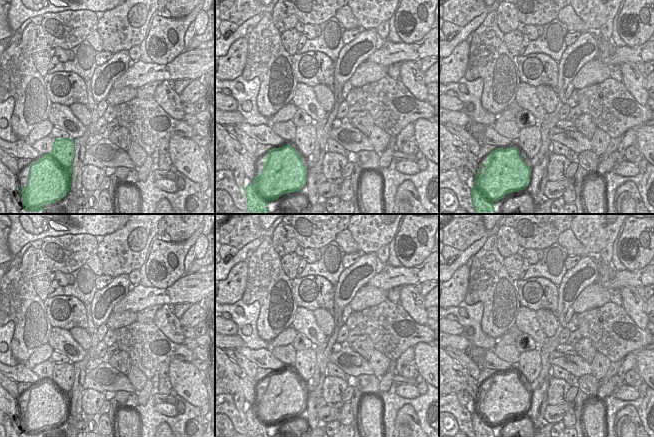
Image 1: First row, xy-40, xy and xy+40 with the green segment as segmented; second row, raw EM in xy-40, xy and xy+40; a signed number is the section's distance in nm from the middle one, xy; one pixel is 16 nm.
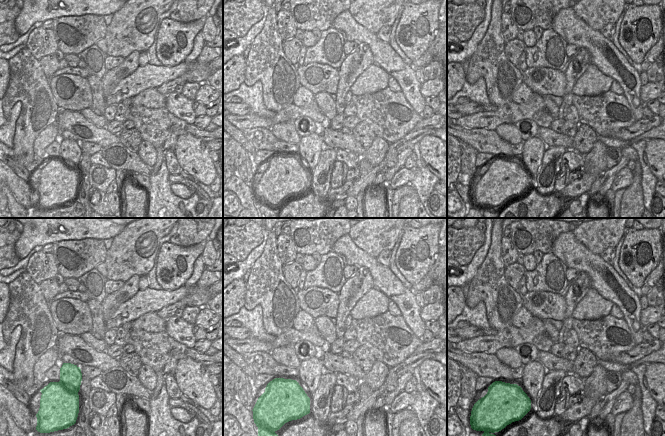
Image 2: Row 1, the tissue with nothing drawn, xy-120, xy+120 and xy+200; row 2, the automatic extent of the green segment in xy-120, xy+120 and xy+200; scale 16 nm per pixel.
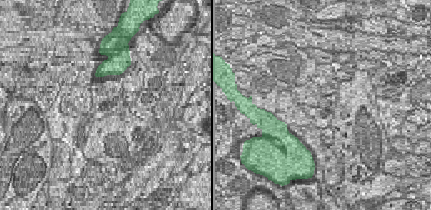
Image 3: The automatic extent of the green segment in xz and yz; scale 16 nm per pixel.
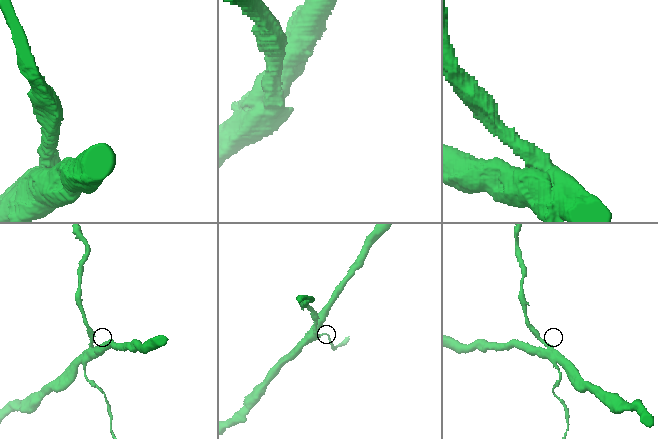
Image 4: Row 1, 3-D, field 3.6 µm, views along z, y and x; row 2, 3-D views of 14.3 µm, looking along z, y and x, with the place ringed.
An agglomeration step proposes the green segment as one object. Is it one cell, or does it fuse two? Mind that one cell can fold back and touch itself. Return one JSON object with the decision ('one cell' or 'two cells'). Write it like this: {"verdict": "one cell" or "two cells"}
{"verdict": "two cells"}

